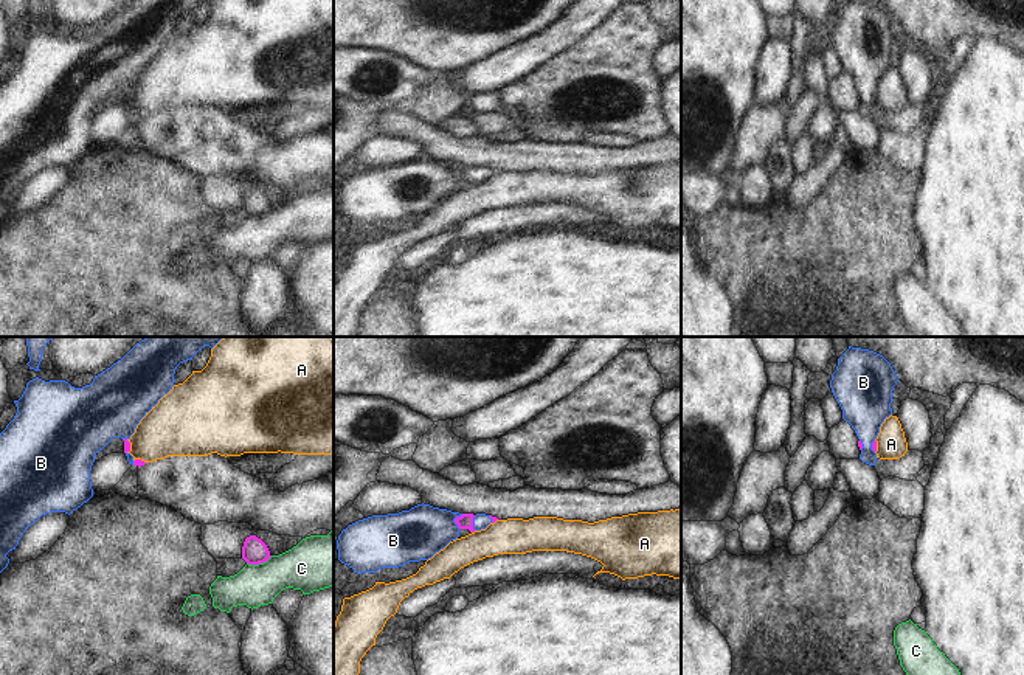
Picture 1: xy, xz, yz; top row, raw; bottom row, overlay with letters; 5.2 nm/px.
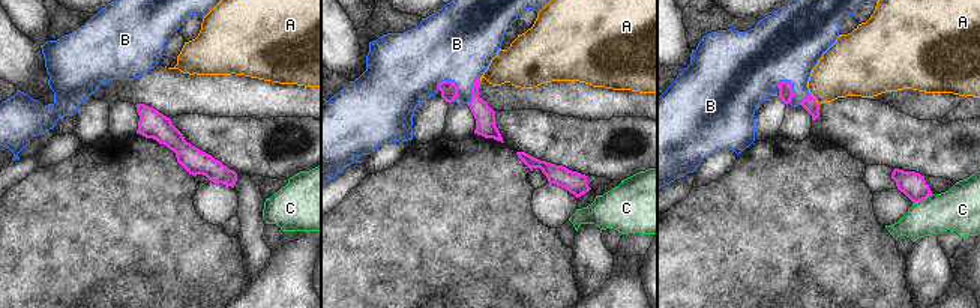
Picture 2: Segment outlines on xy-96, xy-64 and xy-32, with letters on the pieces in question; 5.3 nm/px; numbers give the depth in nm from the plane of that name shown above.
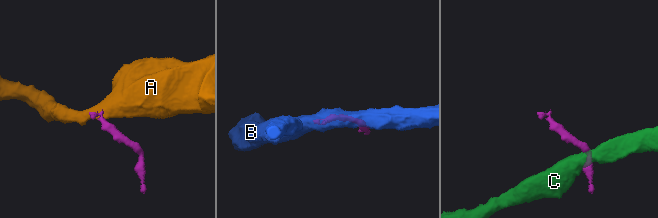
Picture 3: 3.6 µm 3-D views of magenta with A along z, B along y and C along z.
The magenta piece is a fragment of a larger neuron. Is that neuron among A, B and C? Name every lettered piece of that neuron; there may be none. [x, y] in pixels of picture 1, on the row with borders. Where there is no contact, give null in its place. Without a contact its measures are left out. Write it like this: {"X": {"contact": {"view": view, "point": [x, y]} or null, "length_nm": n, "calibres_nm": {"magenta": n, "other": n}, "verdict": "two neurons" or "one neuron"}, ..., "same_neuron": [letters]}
{"A": {"contact": {"view": "xy", "point": [129, 446]}, "length_nm": 70, "calibres_nm": {"magenta": 30, "other": 300}, "verdict": "two neurons"}, "B": {"contact": {"view": "xz", "point": [455, 520]}, "length_nm": 80, "calibres_nm": {"magenta": 80, "other": 280}, "verdict": "one neuron"}, "C": {"contact": {"view": "xy", "point": [259, 562]}, "length_nm": 140, "calibres_nm": {"magenta": 140, "other": 260}, "verdict": "two neurons"}, "same_neuron": ["B"]}

